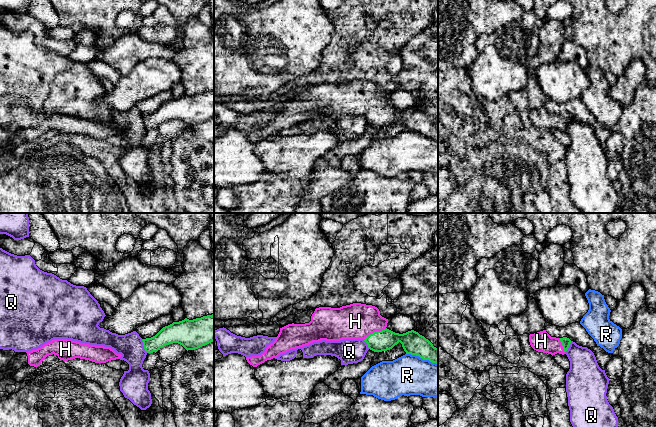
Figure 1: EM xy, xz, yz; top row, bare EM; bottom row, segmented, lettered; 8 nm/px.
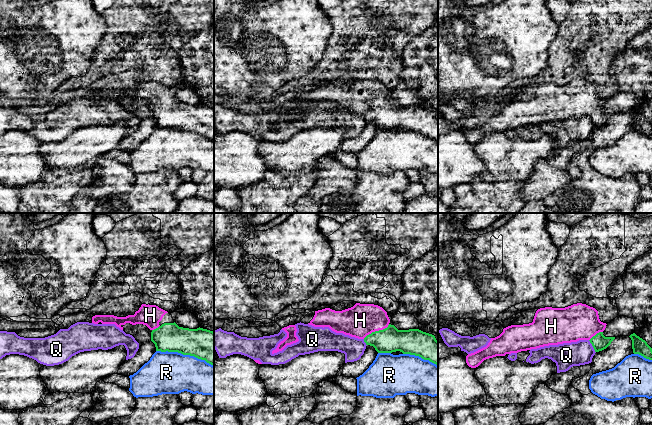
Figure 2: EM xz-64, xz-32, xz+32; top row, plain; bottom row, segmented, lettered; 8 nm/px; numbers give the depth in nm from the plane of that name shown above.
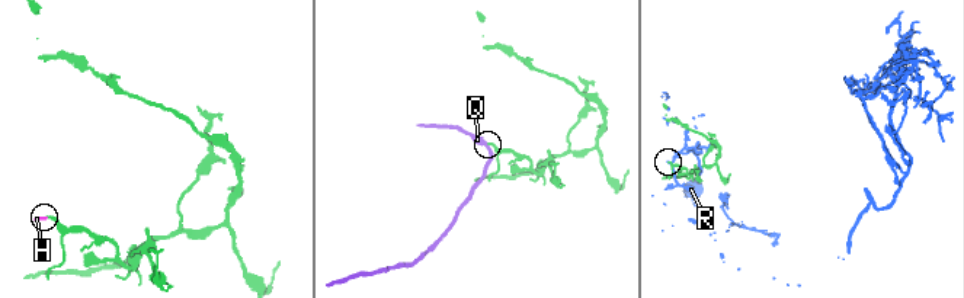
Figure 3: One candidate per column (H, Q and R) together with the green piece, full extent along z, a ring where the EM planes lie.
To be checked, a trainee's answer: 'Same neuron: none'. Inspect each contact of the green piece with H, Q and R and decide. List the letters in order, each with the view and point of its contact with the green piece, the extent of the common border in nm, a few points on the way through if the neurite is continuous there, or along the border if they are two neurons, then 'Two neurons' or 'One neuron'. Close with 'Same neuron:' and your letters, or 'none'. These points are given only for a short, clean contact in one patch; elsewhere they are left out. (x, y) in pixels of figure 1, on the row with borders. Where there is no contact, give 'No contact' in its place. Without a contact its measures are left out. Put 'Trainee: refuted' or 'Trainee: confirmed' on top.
Trainee: refuted
H: Touches green at xz (374, 332). Shared border 200 nm. Path across: xz (384, 340), (374, 332), (363, 321), (355, 321). One neuron
Q: Touches green at xy (143, 345). Shared border 120 nm. Boundary: xy (141, 339), (143, 348), (147, 352). Two neurons
R: Touches green at xz (422, 358). Shared border 280 nm. Two neurons
Same neuron: H

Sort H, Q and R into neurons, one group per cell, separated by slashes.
H / Q / R

